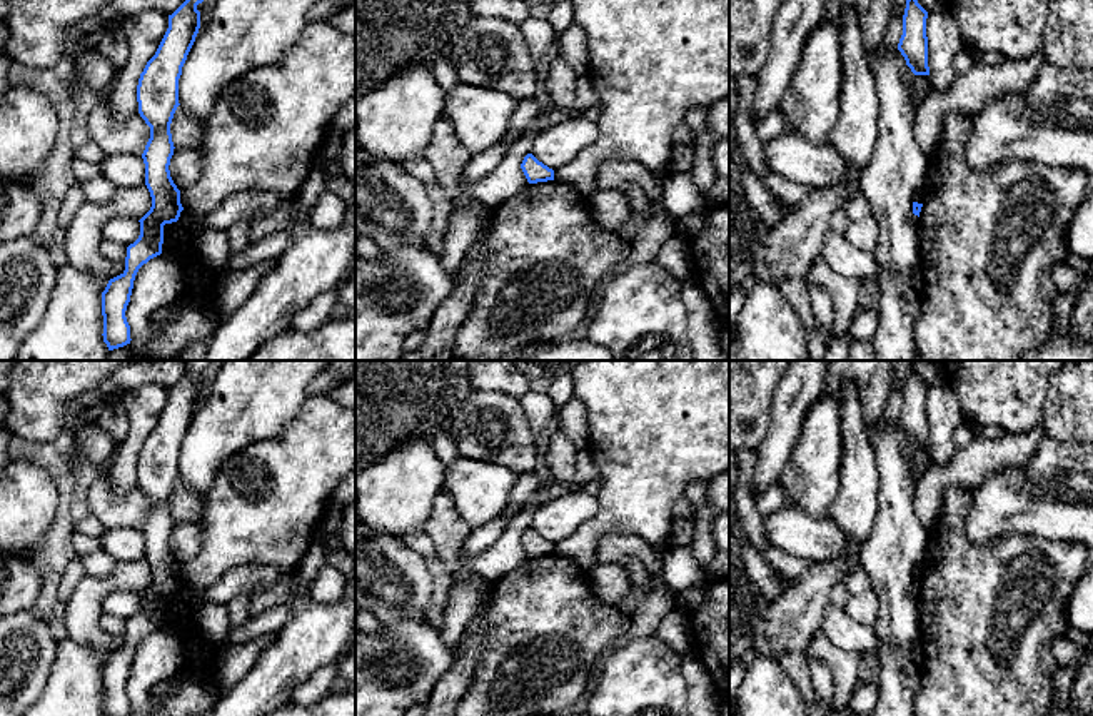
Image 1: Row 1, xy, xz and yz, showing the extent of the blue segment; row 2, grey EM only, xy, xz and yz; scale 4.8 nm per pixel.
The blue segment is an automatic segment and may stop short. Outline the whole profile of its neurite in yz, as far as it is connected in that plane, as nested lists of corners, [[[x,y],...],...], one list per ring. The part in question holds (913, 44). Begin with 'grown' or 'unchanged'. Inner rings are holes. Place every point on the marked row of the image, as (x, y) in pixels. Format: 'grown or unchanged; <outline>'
unchanged; [[[906,0],[898,50],[914,75],[929,75],[926,18],[928,12],[918,0]]]

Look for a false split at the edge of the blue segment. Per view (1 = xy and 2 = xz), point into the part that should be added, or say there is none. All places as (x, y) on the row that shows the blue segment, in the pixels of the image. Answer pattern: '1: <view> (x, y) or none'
1: none
2: none

